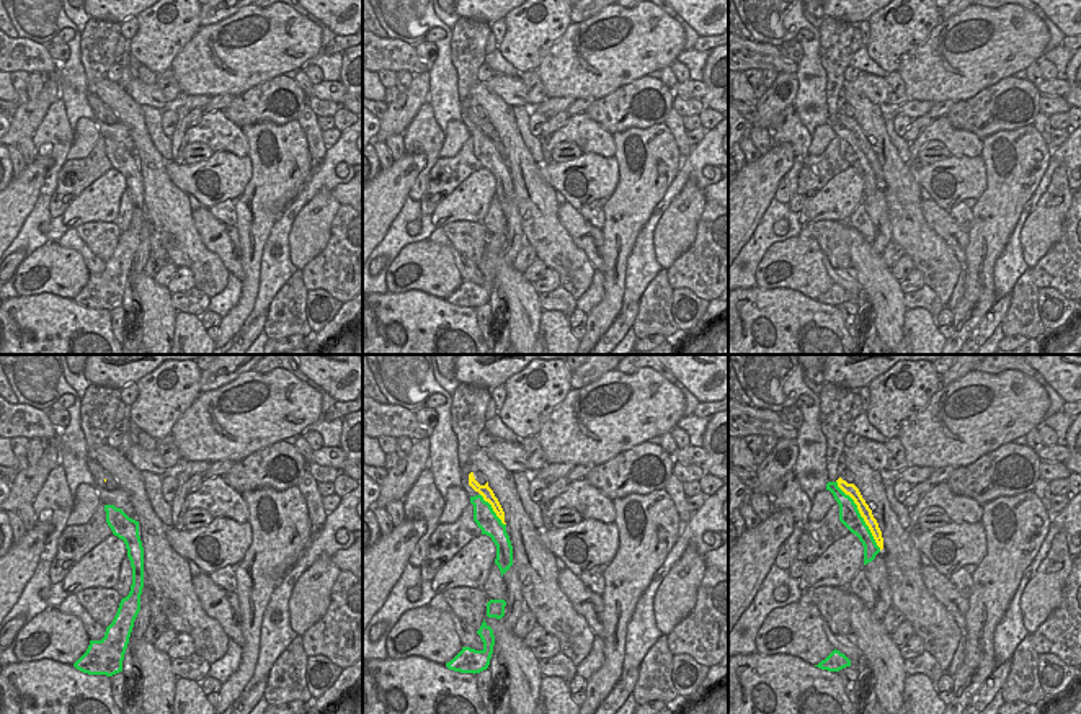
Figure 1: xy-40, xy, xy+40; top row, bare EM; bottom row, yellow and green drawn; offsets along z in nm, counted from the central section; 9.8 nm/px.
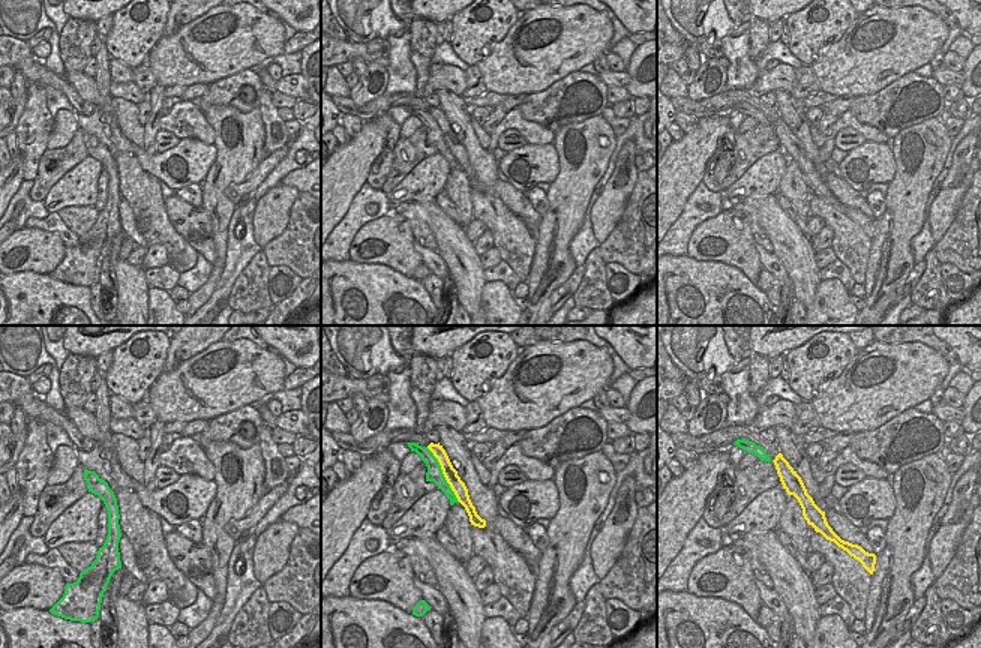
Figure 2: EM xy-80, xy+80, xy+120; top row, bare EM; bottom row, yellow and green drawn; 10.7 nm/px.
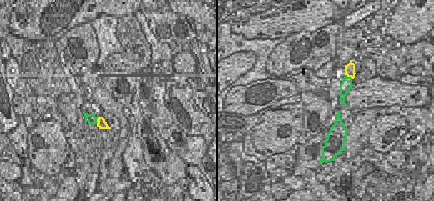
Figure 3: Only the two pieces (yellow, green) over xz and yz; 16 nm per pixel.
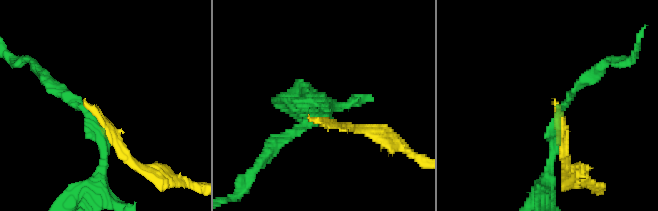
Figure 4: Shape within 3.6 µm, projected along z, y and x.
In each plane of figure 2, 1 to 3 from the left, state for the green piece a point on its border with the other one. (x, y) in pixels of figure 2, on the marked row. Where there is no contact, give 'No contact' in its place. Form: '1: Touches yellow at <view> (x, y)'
1: No contact
2: Touches yellow at xy+80 (443, 473)
3: No contact

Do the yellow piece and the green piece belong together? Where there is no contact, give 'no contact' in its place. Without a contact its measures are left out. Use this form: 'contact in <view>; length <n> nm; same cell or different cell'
contact in xy+40; length 800 nm; different cell

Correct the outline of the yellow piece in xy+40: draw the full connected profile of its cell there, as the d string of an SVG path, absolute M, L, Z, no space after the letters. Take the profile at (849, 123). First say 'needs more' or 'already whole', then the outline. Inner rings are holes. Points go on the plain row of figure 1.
already whole | M841 111L836 114L838 121L849 129L854 137L857 139L857 144L861 147L861 150L864 152L865 158L869 160L877 180L880 181L880 185L883 183L883 172L882 172L882 165L879 162L877 154L872 149L872 144L869 142L869 139L865 137L865 134L862 132L859 123L854 118L847 118L846 114L843 114Z

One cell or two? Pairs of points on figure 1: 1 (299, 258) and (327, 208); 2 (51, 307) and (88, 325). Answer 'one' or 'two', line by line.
1: one
2: one

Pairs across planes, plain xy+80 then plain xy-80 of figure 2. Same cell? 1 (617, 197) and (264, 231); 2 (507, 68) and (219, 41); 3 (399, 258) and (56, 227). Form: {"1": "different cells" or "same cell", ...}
{"1": "same cell", "2": "same cell", "3": "different cells"}

